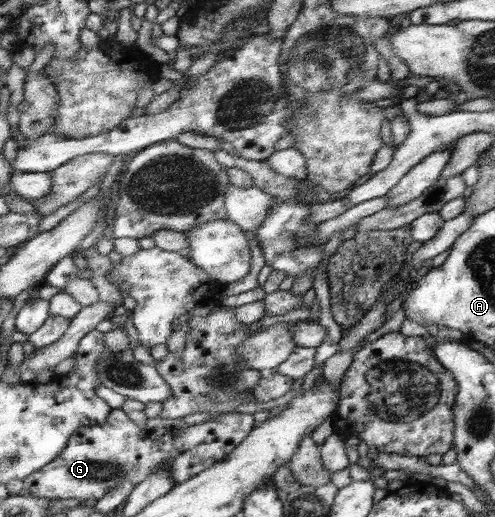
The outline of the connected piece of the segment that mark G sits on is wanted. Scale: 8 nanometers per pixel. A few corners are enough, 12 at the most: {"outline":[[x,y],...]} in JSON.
{"outline":[[121,408],[31,473],[35,497],[100,499],[159,464],[178,485],[225,460],[251,413],[152,437]]}

